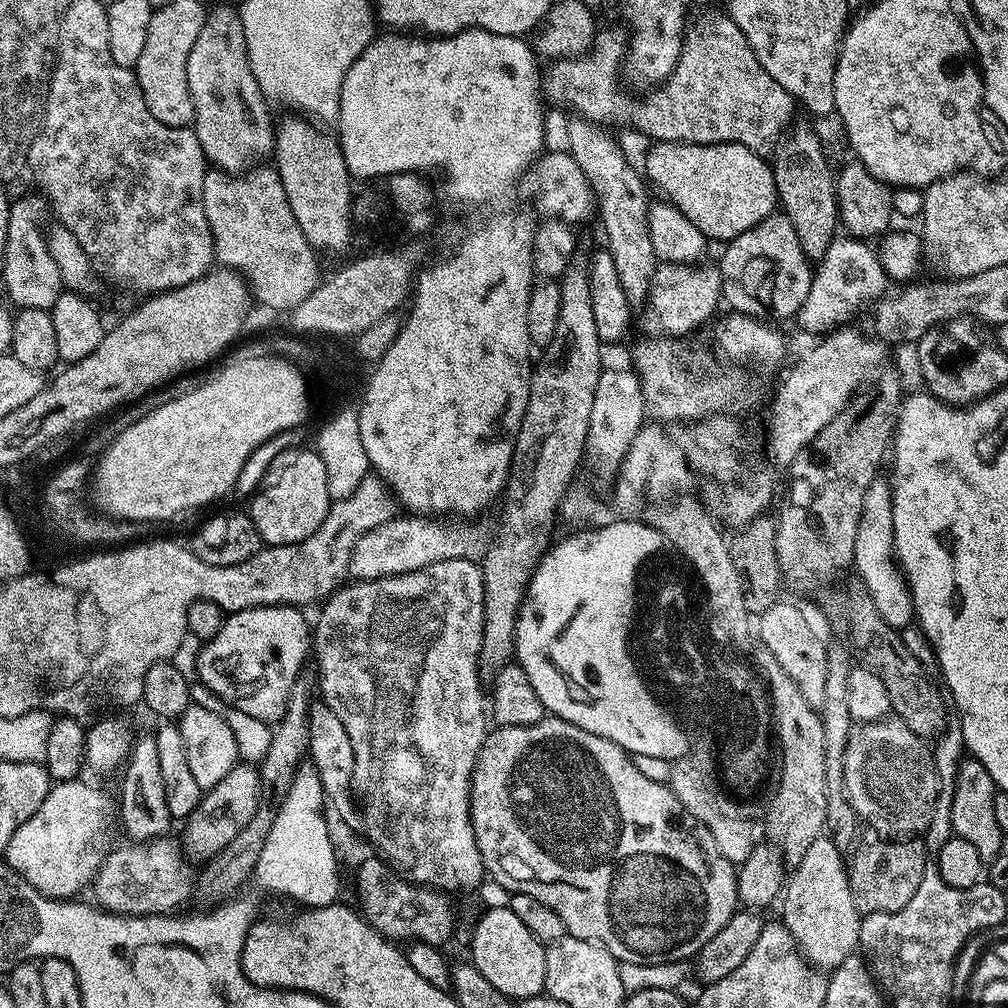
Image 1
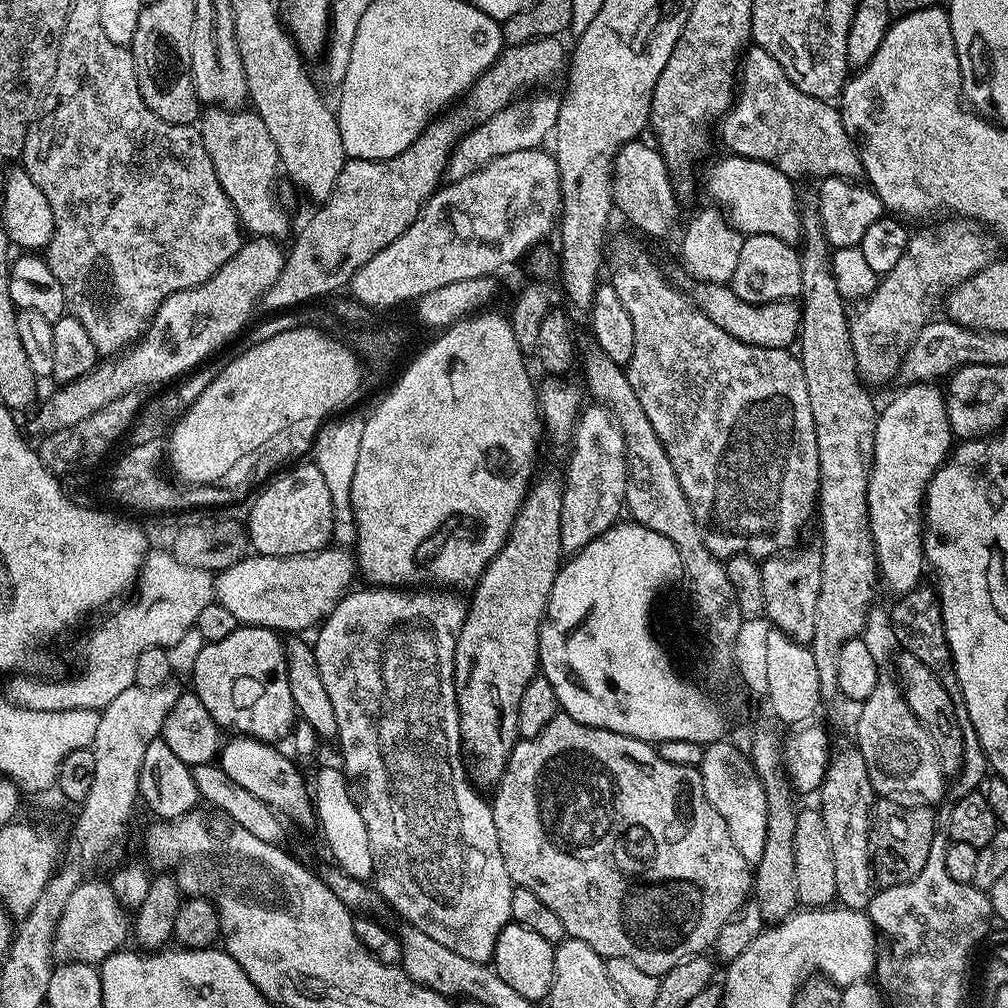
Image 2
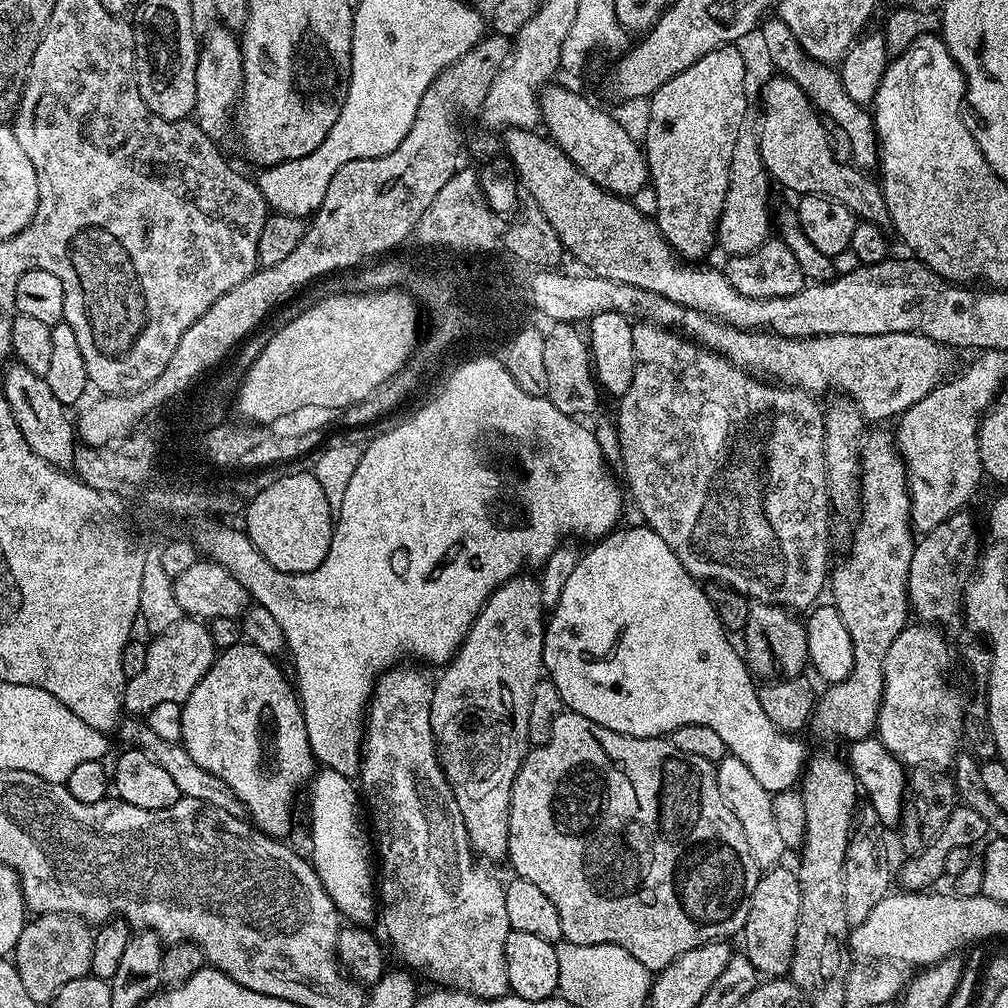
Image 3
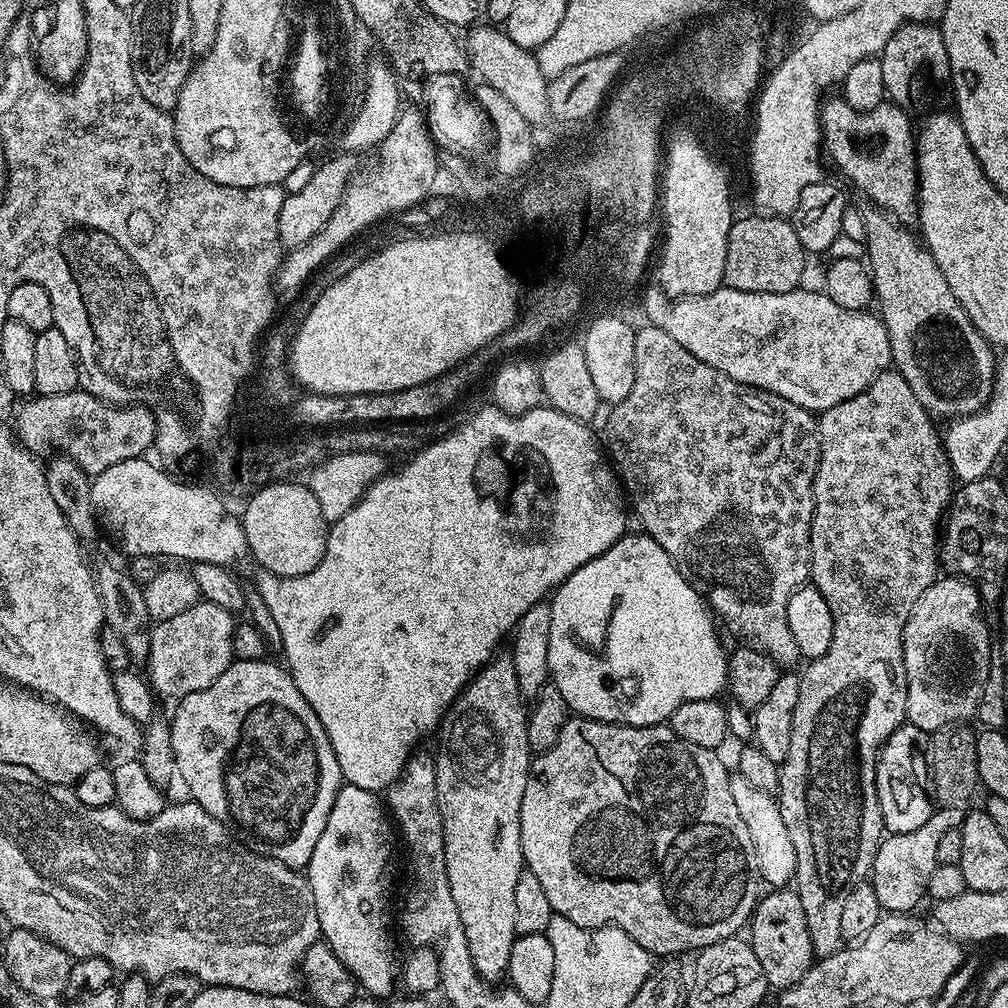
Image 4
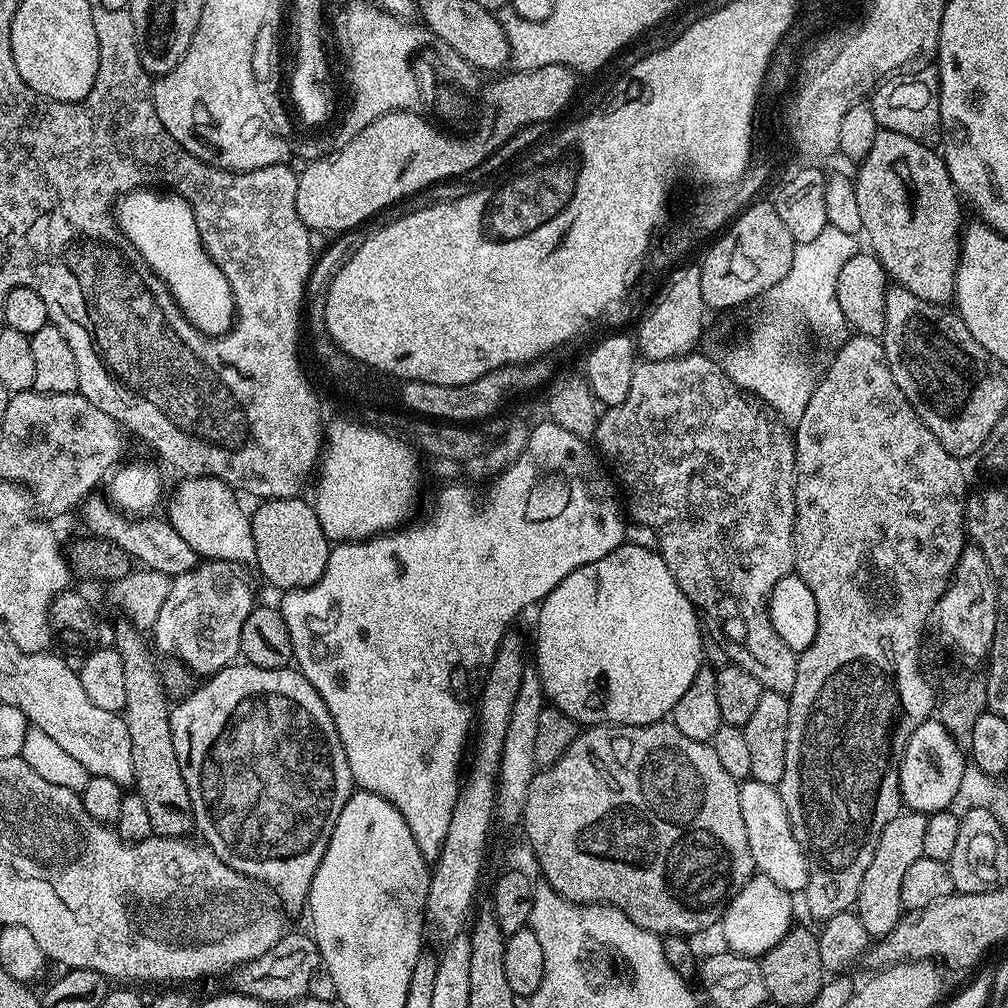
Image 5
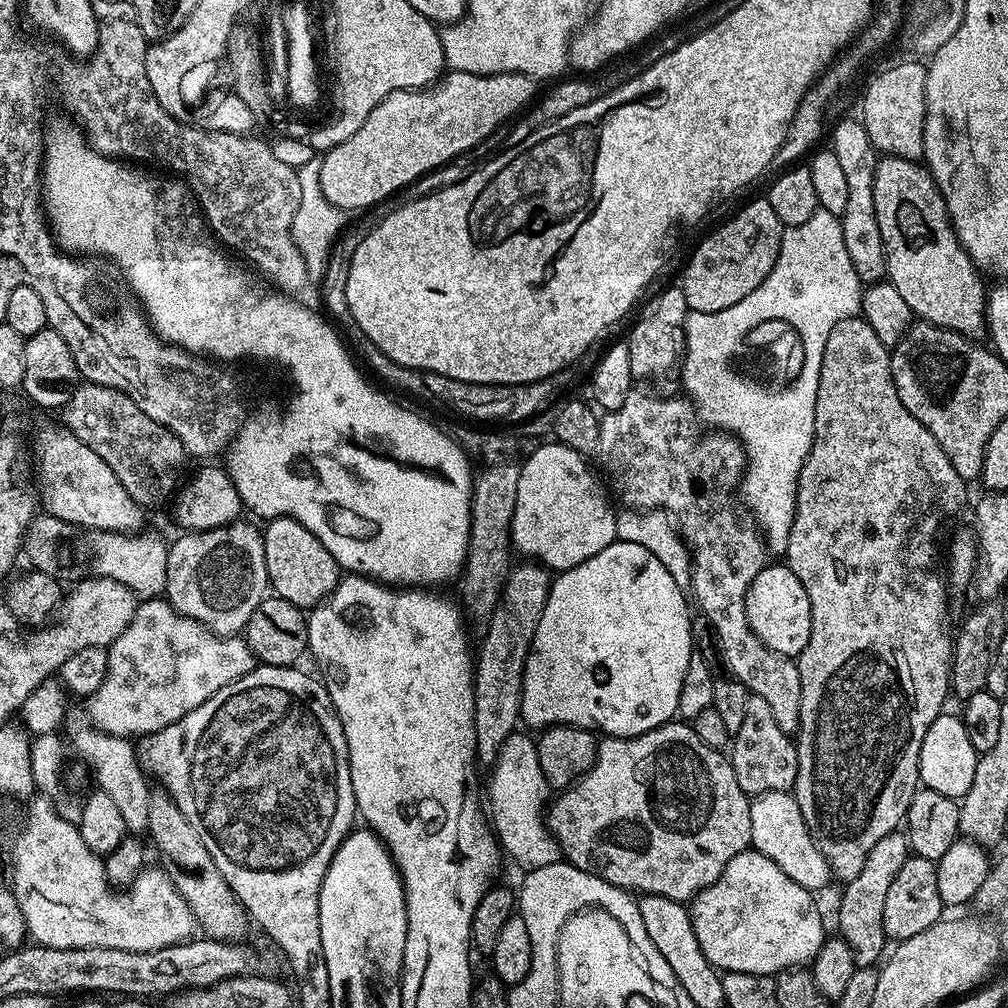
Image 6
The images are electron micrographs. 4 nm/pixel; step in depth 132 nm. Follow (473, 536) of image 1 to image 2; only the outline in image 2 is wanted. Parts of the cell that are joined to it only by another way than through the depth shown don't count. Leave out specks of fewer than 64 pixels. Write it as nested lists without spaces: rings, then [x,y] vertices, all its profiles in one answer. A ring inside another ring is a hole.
[[[329,546],[327,548],[321,548],[319,552],[307,552],[306,554],[294,554],[293,556],[261,556],[259,554],[249,554],[244,559],[239,560],[234,566],[230,566],[227,570],[215,577],[214,600],[215,603],[226,606],[226,610],[230,610],[230,614],[234,614],[237,625],[247,626],[249,628],[270,628],[279,630],[284,634],[304,634],[307,633],[307,628],[313,627],[312,629],[315,629],[323,621],[325,616],[329,616],[333,612],[336,608],[336,603],[343,596],[348,595],[350,589],[353,587],[352,579],[357,579],[357,576],[358,565],[351,547],[335,548],[335,546]]]

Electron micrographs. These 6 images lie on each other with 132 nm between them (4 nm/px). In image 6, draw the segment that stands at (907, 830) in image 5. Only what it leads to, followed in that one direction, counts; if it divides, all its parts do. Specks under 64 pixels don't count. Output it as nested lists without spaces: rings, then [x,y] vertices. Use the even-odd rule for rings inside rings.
[[[903,831],[886,834],[886,838],[881,838],[874,845],[874,850],[870,850],[862,870],[858,870],[856,877],[843,885],[840,913],[836,916],[840,923],[838,932],[848,943],[850,950],[854,950],[857,968],[871,968],[877,963],[876,959],[879,961],[885,955],[886,937],[882,926],[882,910],[886,907],[886,890],[890,890],[898,870],[902,870],[902,862],[906,862],[909,855],[908,837]]]

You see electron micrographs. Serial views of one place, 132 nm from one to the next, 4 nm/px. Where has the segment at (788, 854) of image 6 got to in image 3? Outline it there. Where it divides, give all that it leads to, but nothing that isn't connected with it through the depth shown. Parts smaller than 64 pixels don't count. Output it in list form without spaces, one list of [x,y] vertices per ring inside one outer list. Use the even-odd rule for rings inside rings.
[[[731,754],[725,755],[724,759],[716,764],[716,777],[722,802],[726,802],[730,810],[734,810],[734,818],[738,818],[738,823],[742,825],[746,842],[750,845],[750,855],[754,858],[757,868],[767,870],[777,867],[783,861],[780,859],[786,855],[786,849],[774,822],[773,793],[758,783],[758,778],[754,778],[753,772],[746,766],[746,762],[742,762],[742,758]]]

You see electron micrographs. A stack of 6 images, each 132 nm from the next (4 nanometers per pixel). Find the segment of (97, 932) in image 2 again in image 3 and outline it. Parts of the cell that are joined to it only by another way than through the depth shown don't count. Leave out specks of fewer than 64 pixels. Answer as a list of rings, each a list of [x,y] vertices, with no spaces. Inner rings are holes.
[[[46,912],[29,919],[24,925],[22,934],[16,943],[14,963],[18,970],[18,978],[22,978],[22,986],[30,998],[34,998],[37,1006],[51,1005],[52,1000],[66,986],[66,982],[74,982],[74,978],[82,978],[92,971],[94,958],[94,932],[85,921],[75,916],[63,916],[61,912]]]

